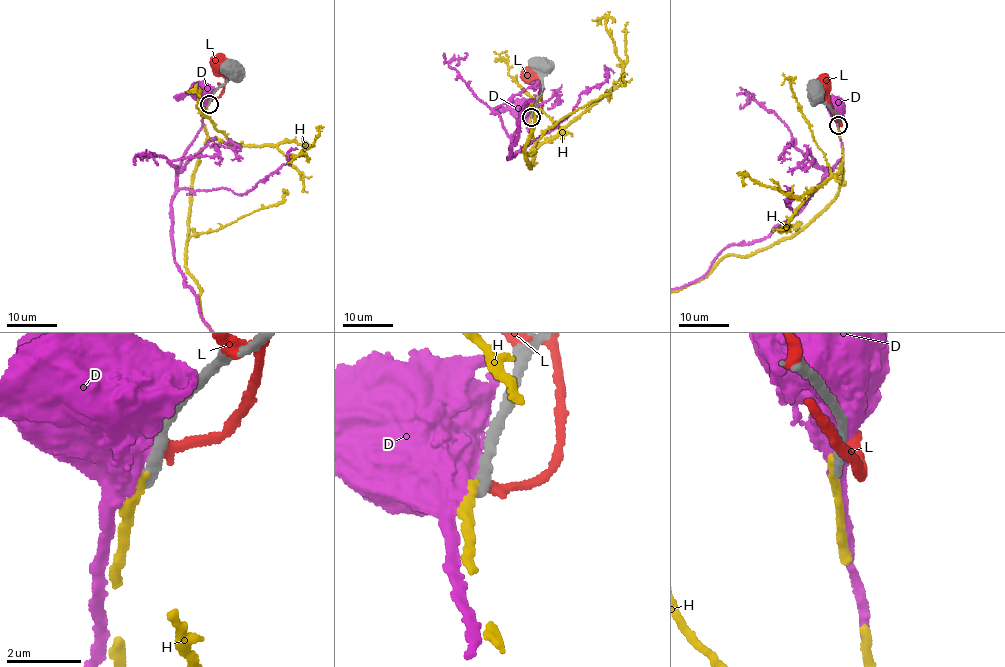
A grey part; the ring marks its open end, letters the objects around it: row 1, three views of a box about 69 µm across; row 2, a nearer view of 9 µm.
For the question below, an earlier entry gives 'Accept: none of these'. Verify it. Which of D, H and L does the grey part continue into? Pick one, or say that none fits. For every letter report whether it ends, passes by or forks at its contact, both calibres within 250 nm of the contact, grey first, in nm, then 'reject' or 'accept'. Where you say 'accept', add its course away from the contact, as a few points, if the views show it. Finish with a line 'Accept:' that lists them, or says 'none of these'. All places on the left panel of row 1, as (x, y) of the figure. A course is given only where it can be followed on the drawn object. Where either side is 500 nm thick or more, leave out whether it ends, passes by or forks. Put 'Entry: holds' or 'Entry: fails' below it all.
D: 240 nm thick on the grey side, 900 nm on the other; reject
H: it ends there; 280 nm thick on the grey side, 200 nm on the other; reject
L: it ends there; 320 nm thick on the grey side, 360 nm on the other; reject
Accept: none of these
Entry: holds

